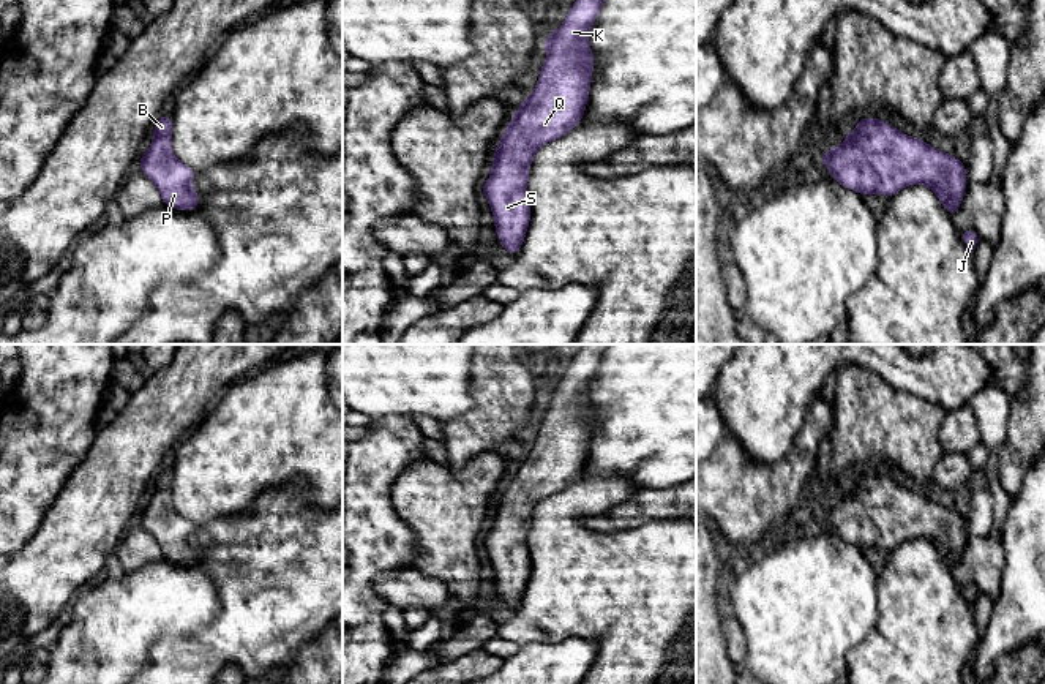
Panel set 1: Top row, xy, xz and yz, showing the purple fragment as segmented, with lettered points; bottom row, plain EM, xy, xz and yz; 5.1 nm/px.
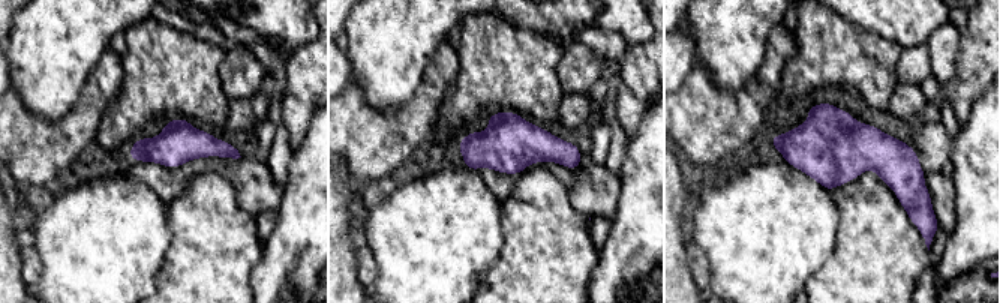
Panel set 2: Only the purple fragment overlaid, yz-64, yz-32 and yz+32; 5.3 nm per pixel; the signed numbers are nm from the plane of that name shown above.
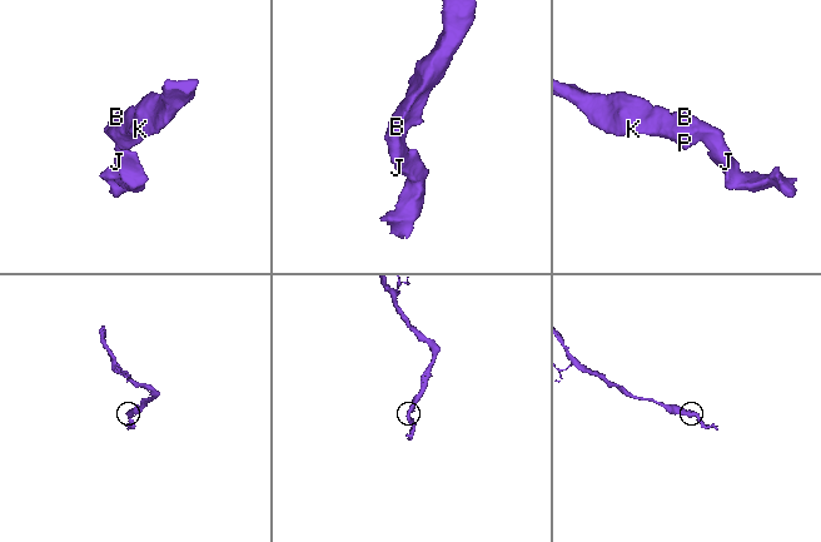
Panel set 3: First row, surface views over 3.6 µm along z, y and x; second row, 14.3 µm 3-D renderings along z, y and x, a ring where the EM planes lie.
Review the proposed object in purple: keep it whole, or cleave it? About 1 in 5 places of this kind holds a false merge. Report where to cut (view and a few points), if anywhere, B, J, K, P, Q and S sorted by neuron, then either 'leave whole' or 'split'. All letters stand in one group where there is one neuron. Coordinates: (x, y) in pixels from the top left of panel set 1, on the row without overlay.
no cut | B J K P Q S | leave whole

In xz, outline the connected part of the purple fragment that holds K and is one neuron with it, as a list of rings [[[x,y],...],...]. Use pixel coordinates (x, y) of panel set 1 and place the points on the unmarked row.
[[[584,344],[564,378],[546,389],[548,409],[534,447],[521,453],[494,504],[491,531],[481,547],[489,556],[504,603],[518,608],[529,577],[529,520],[535,505],[571,485],[584,471],[592,438],[589,384],[609,344]]]

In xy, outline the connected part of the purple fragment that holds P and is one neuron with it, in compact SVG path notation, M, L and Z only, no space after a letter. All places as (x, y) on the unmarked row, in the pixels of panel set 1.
M163 468L153 482L153 496L137 520L156 539L164 559L188 566L197 562L200 550L191 542L196 524L185 520L172 504L172 472Z

